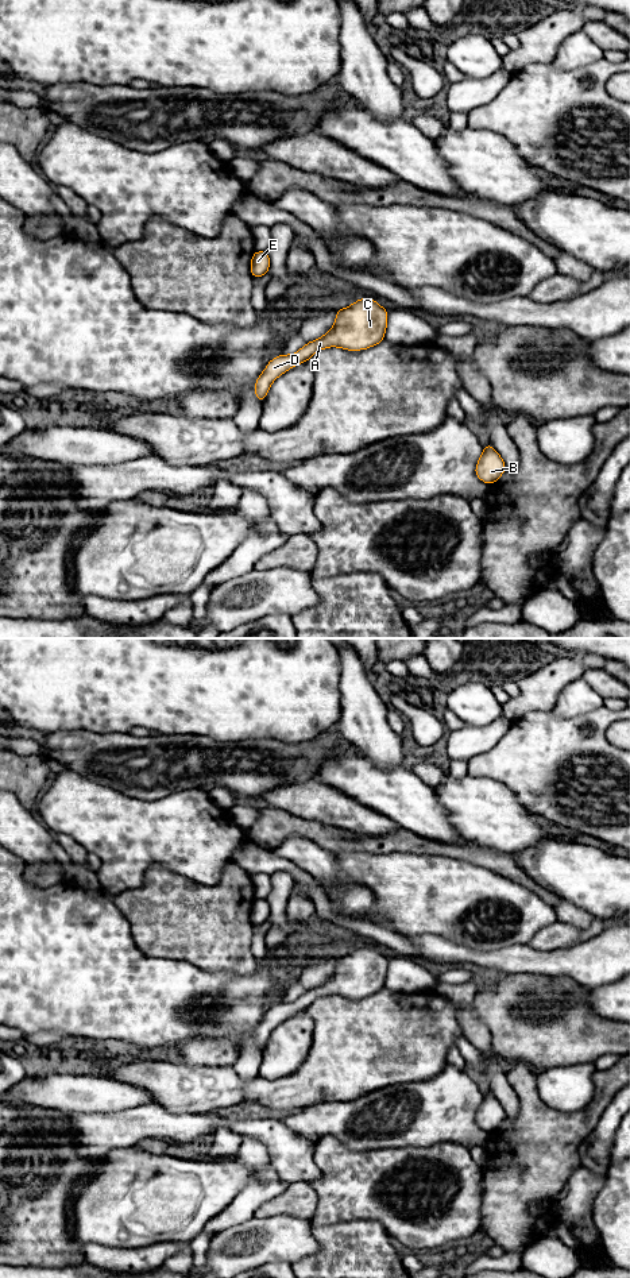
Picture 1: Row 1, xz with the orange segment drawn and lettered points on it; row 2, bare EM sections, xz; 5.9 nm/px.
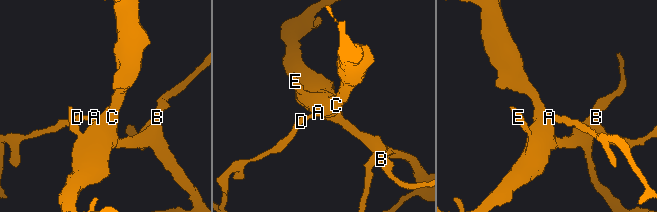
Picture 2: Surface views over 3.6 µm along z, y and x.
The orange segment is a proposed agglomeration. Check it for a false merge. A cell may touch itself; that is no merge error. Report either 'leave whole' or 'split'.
leave whole

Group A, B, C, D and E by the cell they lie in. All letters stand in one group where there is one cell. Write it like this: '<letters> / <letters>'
A B C D E

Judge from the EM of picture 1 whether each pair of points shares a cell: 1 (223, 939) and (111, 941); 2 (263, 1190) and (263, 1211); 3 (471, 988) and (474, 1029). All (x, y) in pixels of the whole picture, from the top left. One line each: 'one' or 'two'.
1: two
2: two
3: one

